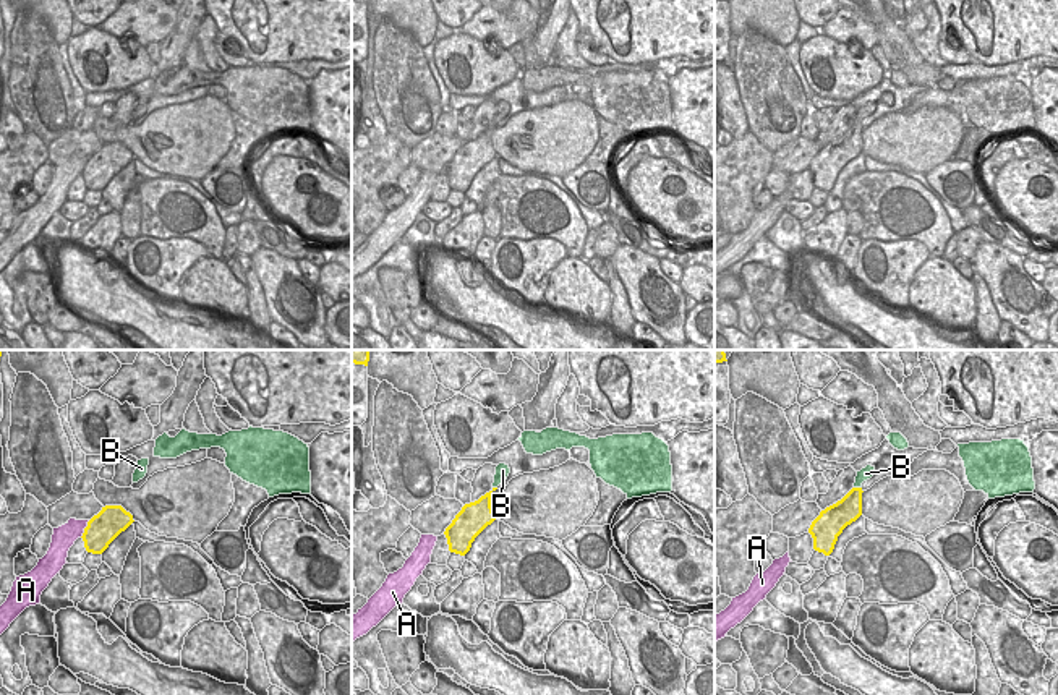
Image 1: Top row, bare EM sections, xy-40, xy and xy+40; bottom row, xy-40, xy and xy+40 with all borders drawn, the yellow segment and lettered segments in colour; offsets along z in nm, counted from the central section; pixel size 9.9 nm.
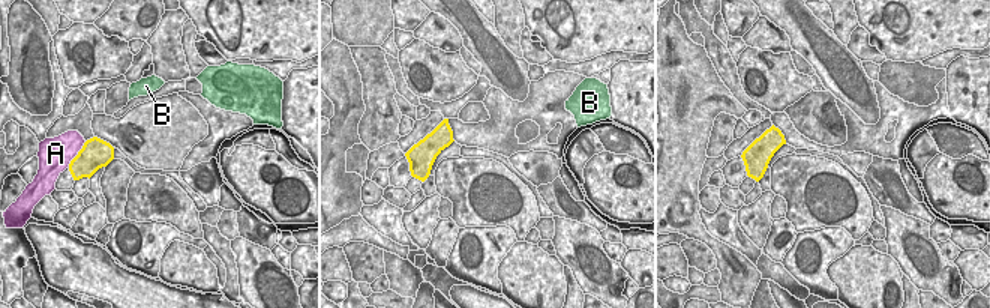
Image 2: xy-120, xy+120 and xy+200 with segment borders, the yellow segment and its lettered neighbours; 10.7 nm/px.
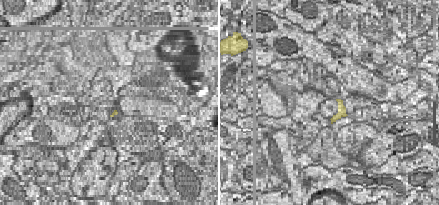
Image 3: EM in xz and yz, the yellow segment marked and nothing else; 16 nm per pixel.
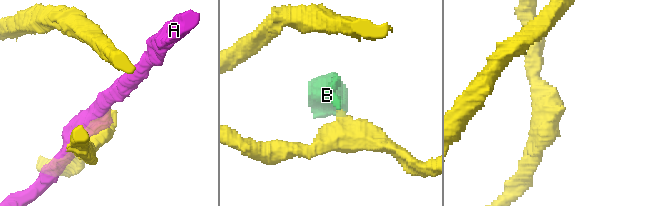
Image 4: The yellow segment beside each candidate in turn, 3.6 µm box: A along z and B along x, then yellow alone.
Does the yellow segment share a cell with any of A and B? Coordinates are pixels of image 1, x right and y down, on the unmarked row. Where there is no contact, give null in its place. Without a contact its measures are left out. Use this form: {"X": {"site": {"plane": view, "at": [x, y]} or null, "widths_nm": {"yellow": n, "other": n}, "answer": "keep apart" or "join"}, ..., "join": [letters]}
{"A": {"site": {"plane": "xy-40", "at": [85, 166]}, "widths_nm": {"yellow": 320, "other": 240}, "answer": "keep apart"}, "B": {"site": {"plane": "xy+40", "at": [857, 125]}, "widths_nm": {"yellow": 240, "other": 130}, "answer": "join"}, "join": ["B"]}

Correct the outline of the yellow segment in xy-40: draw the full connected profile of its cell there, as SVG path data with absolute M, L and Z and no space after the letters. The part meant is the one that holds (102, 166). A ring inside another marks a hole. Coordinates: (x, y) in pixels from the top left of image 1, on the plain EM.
M105 143L94 152L83 170L87 190L102 191L109 181L133 160L133 152L122 143Z

